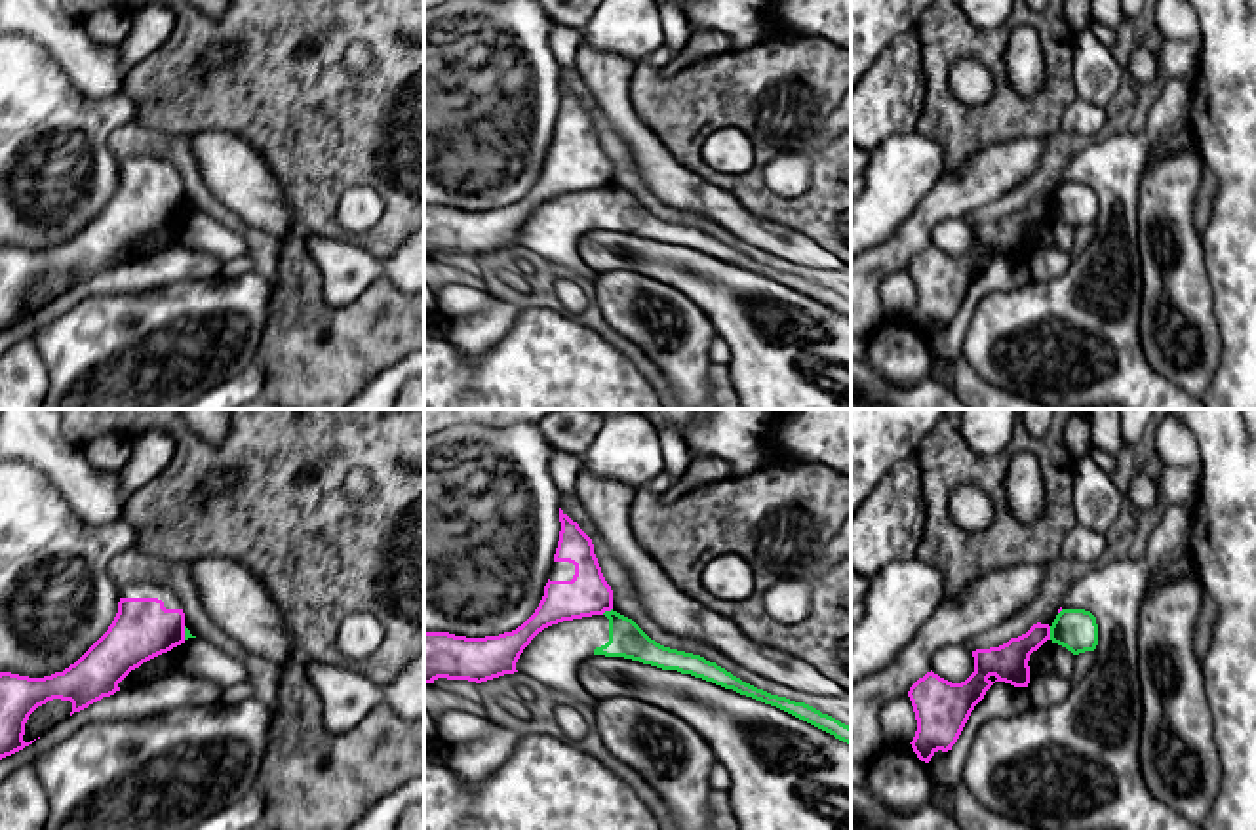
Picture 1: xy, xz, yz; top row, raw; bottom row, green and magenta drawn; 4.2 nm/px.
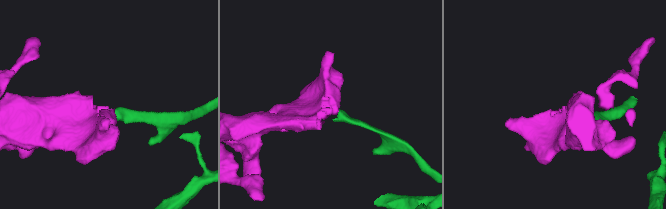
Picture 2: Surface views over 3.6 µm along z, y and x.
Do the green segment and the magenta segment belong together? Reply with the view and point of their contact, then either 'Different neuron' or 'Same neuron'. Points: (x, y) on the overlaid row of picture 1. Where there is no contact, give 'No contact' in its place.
Touches green at yz (1051, 632). Different neuron

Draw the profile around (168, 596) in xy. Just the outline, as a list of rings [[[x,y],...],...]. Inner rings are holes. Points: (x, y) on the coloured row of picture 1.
[[[154,583],[120,588],[118,613],[108,630],[69,668],[44,678],[0,672],[0,760],[32,744],[23,741],[29,716],[53,699],[70,701],[72,712],[120,691],[118,683],[143,662],[185,643],[185,613],[173,590]]]

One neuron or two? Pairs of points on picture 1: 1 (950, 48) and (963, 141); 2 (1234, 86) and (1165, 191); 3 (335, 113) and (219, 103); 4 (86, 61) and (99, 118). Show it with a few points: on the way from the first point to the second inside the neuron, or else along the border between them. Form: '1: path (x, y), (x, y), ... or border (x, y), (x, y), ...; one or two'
1: path (939, 71), (939, 105), (948, 118); one
2: border (1196, 153), (1205, 164); two
3: path (307, 113), (290, 103), (248, 103); one
4: border (63, 69), (92, 98), (109, 98), (122, 90); two

